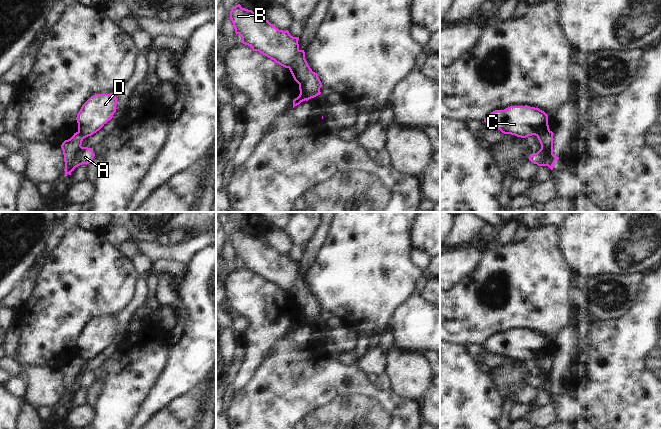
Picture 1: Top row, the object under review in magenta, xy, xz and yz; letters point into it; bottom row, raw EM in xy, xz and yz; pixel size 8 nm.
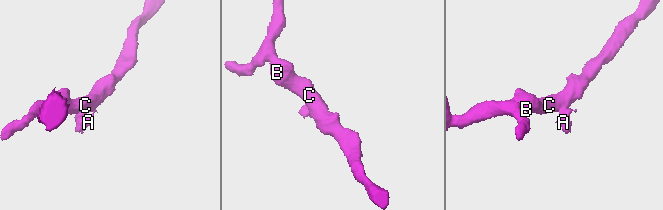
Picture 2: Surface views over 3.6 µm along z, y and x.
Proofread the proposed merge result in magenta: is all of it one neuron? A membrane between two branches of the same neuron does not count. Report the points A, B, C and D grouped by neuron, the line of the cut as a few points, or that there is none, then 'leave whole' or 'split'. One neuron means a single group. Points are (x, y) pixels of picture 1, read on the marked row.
groups A / B C D; cut xz (299, 85), (306, 99); split

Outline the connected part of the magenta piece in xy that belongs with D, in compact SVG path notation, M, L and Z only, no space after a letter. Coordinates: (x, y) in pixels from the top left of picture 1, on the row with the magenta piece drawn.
M115 93L95 94L81 107L77 114L78 132L83 138L99 131L116 112Z

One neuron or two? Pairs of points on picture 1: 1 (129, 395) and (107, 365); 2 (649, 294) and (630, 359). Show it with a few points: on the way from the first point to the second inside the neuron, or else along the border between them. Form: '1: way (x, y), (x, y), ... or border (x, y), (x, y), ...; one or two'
1: way (125, 388), (125, 383), (114, 372); one
2: way (649, 310), (649, 340), (646, 343); one

